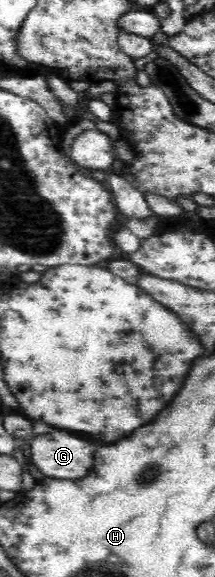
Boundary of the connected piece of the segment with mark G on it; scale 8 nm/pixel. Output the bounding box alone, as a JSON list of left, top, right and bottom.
[30,430,96,480]

